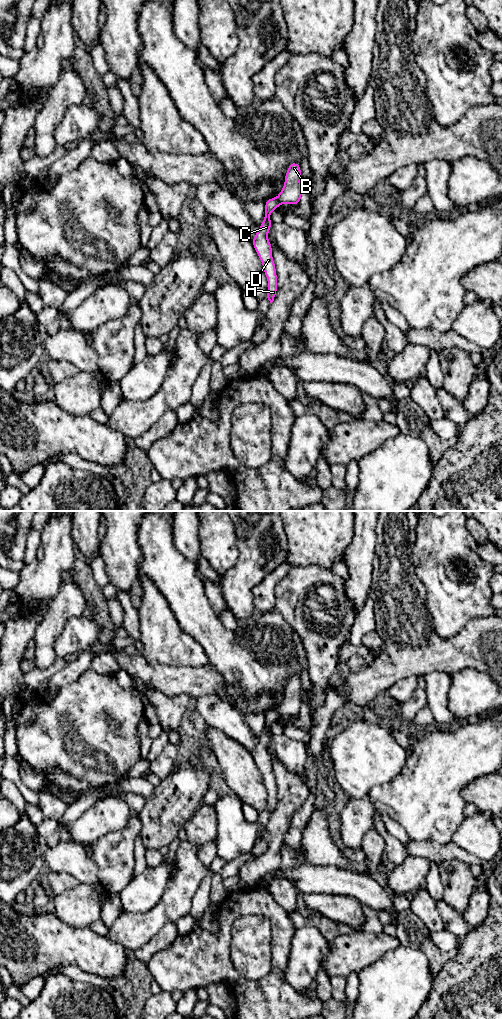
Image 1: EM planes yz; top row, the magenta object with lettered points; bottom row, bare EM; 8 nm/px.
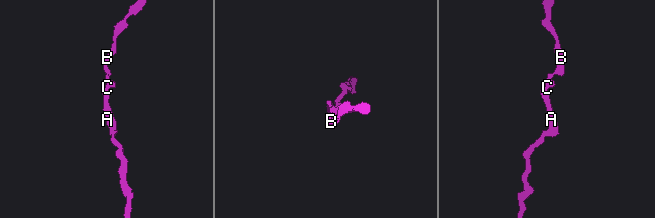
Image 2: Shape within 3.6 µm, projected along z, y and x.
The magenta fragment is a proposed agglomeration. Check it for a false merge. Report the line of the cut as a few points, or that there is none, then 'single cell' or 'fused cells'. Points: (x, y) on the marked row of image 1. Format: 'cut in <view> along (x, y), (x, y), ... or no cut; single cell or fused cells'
no cut; single cell

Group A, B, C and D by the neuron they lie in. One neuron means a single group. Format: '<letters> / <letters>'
A B C D

